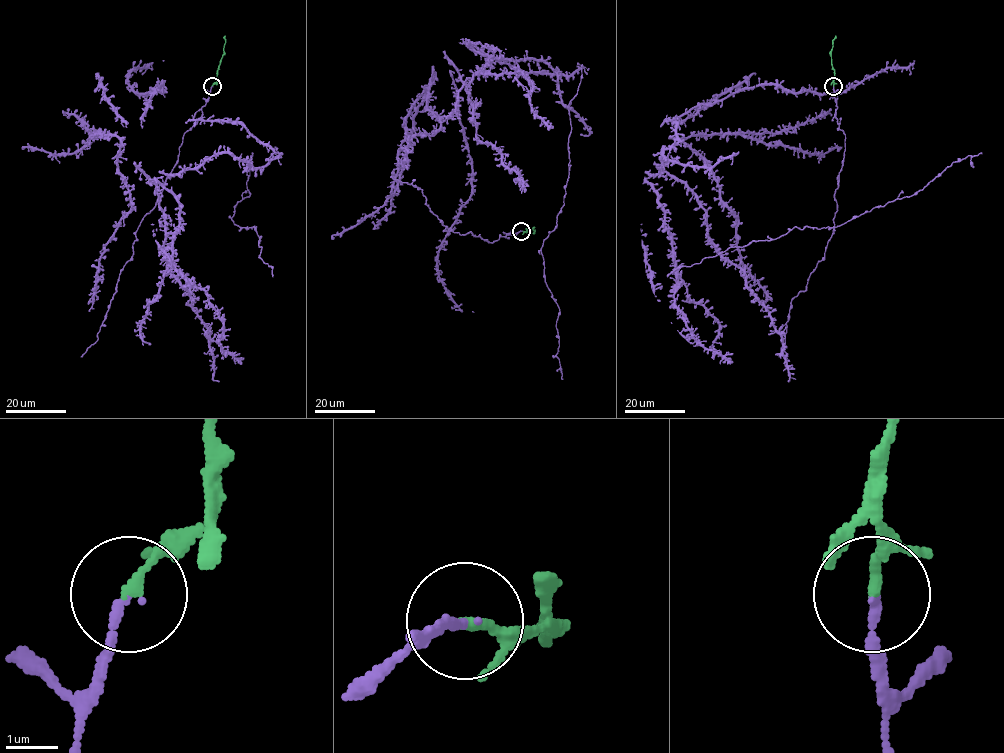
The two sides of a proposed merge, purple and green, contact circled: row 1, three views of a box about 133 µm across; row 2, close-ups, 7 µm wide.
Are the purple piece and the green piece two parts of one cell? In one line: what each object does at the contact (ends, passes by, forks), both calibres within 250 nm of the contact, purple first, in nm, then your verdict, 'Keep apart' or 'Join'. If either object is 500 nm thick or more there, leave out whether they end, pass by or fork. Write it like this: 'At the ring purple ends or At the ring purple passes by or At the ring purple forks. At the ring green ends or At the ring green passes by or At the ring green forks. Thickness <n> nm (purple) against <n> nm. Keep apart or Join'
At the ring purple ends. At the ring green ends. Thickness 160 nm (purple) against 200 nm. Join

